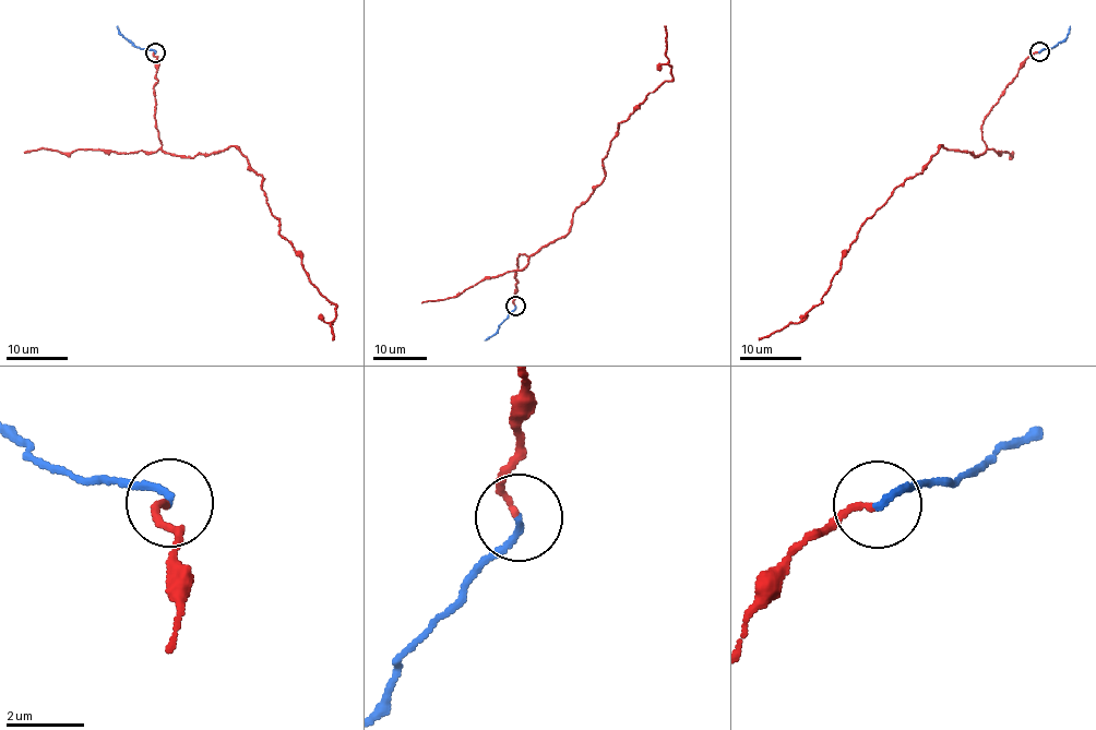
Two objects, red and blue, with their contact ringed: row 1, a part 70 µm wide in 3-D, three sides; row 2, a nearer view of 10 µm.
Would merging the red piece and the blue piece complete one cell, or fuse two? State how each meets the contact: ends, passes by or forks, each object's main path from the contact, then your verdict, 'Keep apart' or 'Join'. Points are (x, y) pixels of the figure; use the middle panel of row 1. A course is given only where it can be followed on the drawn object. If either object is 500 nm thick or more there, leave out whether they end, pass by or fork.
At the ring red ends. At the ring blue ends. Course of red: (515, 307), (516, 259), (569, 232), (573, 212), (605, 177), (603, 159), (620, 122), (672, 79), (665, 25). Course of blue: (515, 307), (498, 331), (484, 340). Join

